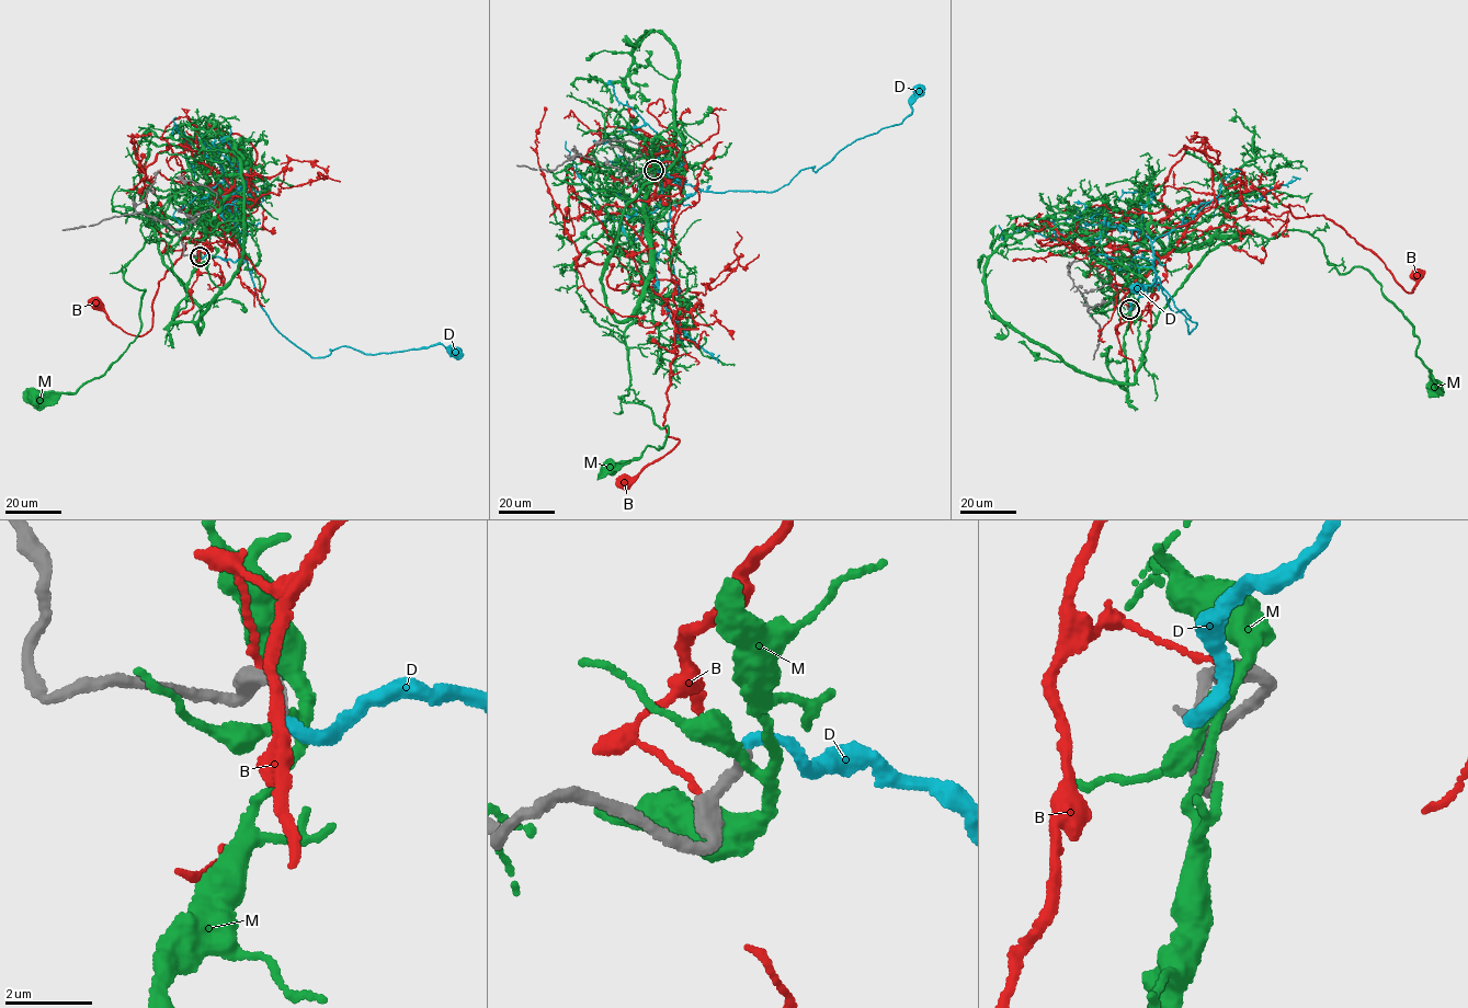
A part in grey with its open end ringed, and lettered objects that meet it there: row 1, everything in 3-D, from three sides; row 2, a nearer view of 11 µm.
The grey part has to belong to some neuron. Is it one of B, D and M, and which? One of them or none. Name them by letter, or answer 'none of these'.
D

